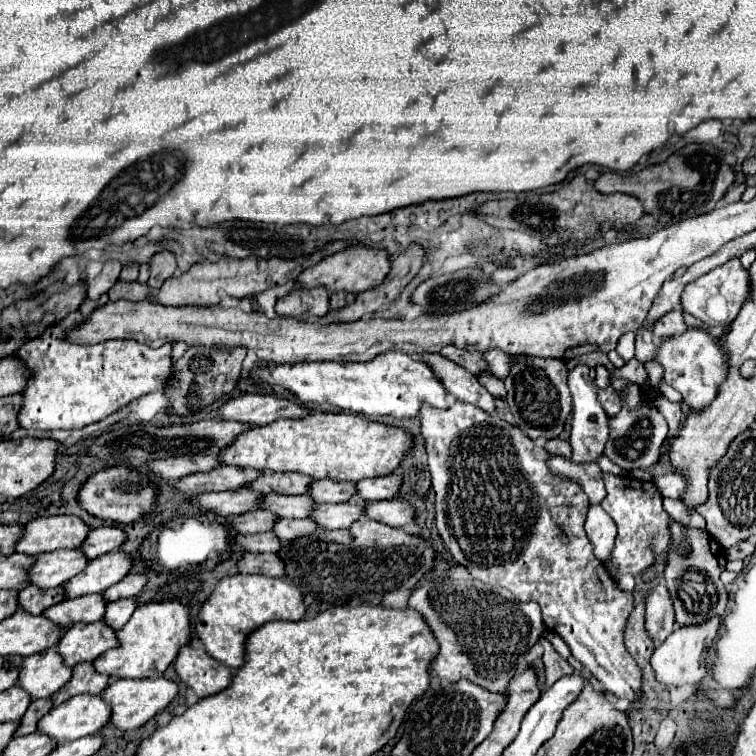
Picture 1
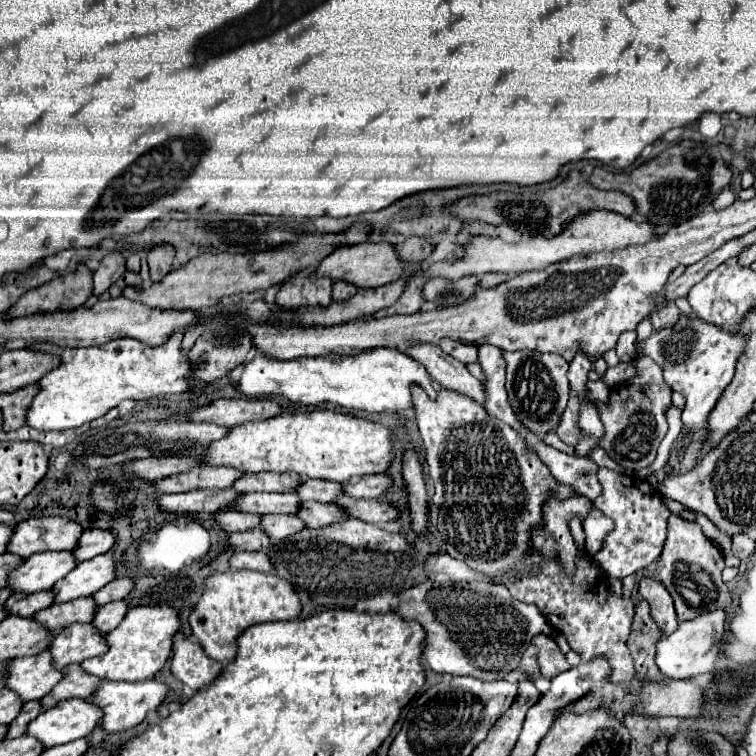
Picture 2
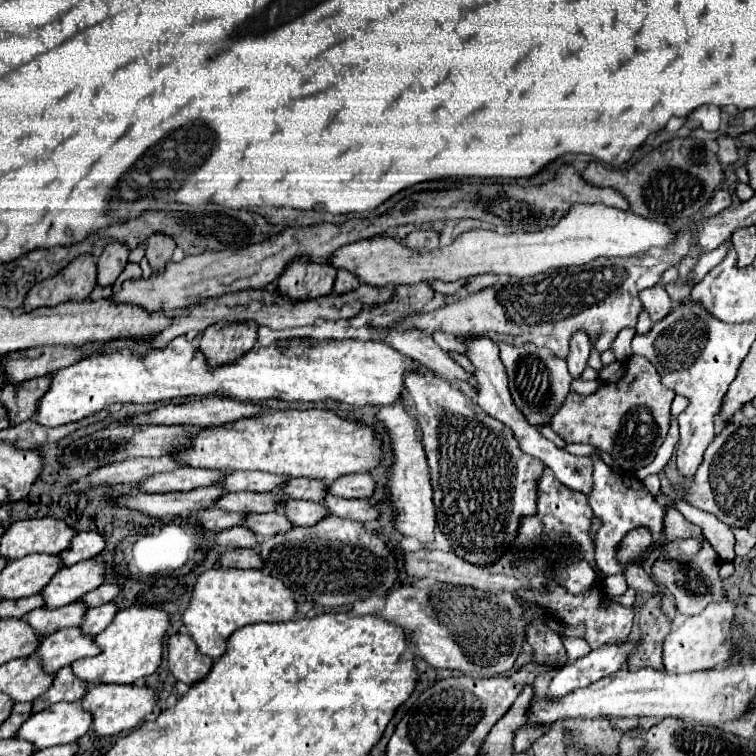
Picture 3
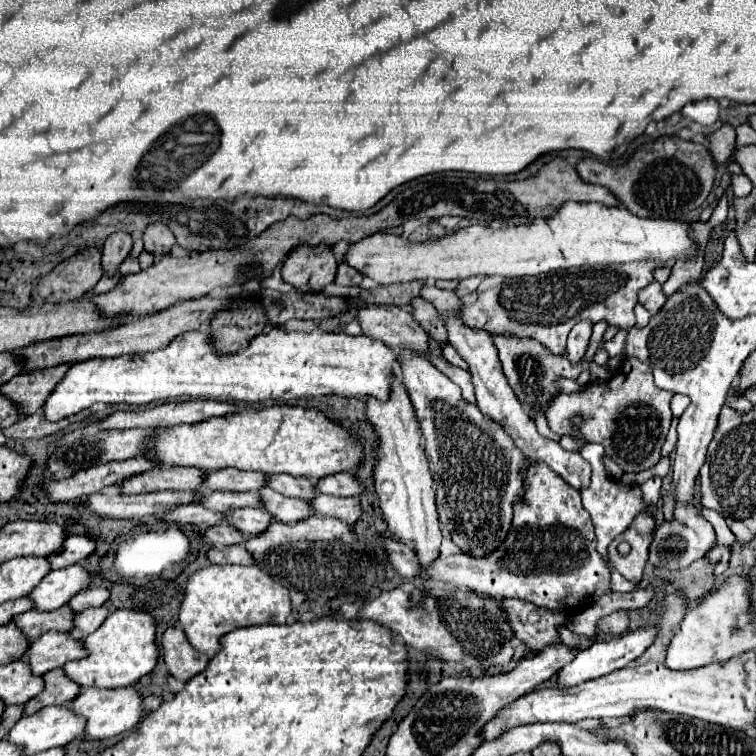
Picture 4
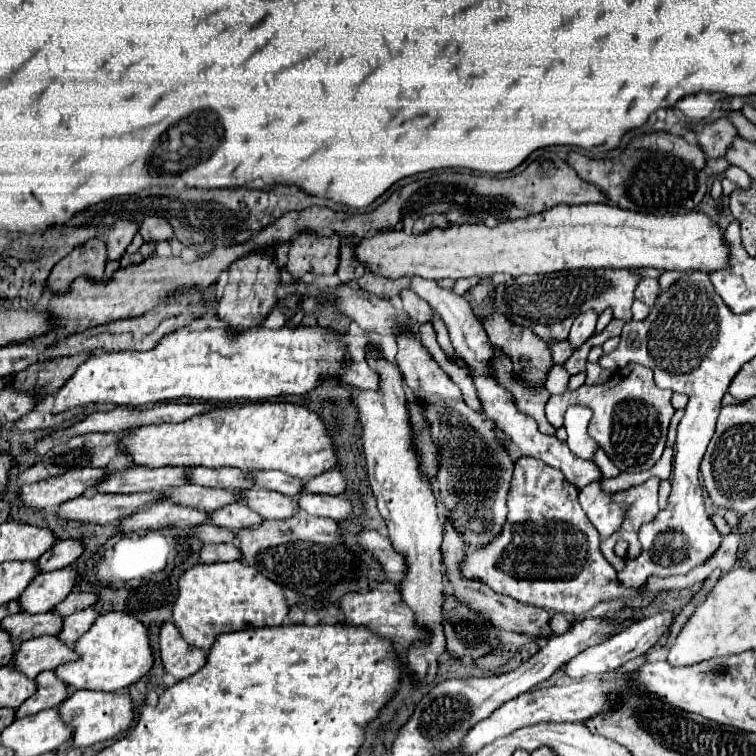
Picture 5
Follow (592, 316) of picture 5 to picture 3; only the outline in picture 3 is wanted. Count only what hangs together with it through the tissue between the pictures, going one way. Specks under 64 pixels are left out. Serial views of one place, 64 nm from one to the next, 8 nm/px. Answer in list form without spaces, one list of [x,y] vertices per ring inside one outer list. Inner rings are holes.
[[[576,330],[576,334],[572,334],[572,338],[570,338],[570,354],[566,358],[568,370],[570,370],[570,374],[574,378],[580,378],[580,374],[582,374],[582,370],[586,366],[588,354],[590,354],[588,334],[584,330]]]

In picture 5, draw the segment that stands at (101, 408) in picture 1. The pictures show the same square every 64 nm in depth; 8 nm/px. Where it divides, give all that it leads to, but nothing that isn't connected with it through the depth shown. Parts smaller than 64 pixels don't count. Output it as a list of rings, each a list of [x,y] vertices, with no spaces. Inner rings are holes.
[[[284,326],[278,330],[268,328],[244,328],[244,330],[232,330],[232,328],[220,328],[220,330],[188,330],[180,328],[176,332],[166,334],[152,350],[146,352],[134,352],[134,350],[122,350],[122,352],[96,352],[92,354],[78,370],[76,374],[56,392],[56,402],[52,412],[62,412],[66,408],[78,406],[78,404],[90,404],[90,402],[110,402],[116,406],[132,406],[132,408],[144,408],[156,402],[168,402],[168,400],[268,400],[272,396],[280,394],[304,394],[312,390],[320,376],[336,374],[342,384],[350,384],[362,390],[376,390],[378,386],[378,374],[368,366],[366,362],[366,346],[372,340],[368,336],[338,336],[324,328],[308,328],[308,326]],[[350,352],[350,366],[342,370],[342,358]]]

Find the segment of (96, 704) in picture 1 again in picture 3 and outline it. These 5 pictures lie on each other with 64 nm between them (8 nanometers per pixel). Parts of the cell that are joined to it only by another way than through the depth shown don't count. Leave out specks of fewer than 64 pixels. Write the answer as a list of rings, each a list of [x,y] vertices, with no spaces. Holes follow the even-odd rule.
[[[60,702],[32,714],[14,738],[28,740],[36,750],[72,744],[90,730],[90,714],[78,702]]]

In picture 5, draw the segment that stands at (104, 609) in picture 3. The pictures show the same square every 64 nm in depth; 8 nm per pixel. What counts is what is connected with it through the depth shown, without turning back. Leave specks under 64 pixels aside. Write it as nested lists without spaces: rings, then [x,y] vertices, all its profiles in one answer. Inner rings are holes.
[[[84,608],[80,612],[74,612],[74,614],[66,616],[64,624],[62,624],[62,630],[58,634],[58,640],[72,646],[76,642],[76,638],[80,638],[80,634],[84,634],[88,630],[88,626],[92,626],[92,620],[96,620],[96,616],[98,614],[92,608]]]

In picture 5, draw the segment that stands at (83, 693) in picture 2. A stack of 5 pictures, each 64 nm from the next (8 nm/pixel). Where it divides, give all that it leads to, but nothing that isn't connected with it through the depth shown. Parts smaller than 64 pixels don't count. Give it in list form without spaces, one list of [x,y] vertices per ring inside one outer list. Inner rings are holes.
[[[40,672],[36,676],[36,692],[16,708],[16,718],[24,718],[46,708],[56,708],[66,696],[66,686],[54,672]]]

